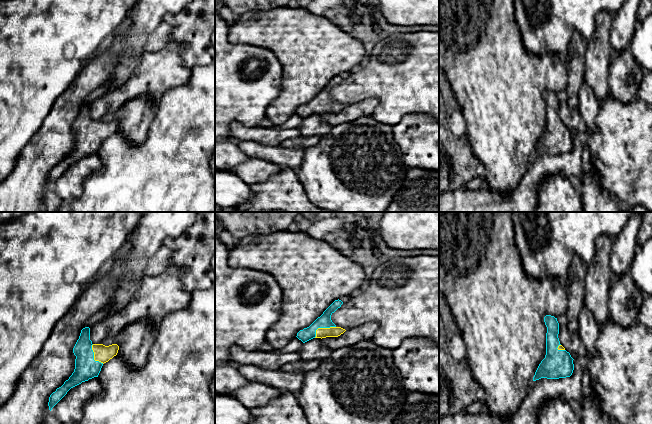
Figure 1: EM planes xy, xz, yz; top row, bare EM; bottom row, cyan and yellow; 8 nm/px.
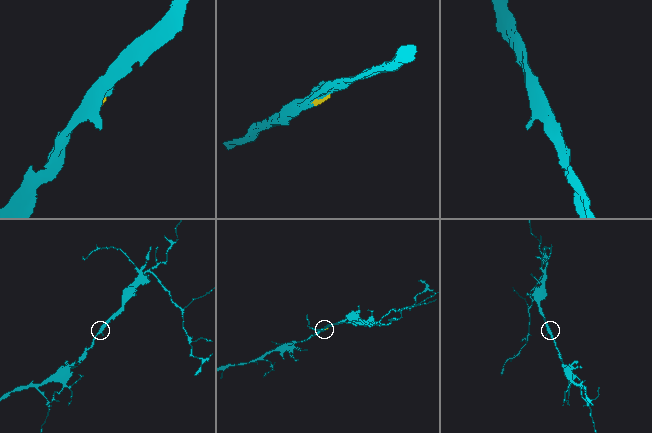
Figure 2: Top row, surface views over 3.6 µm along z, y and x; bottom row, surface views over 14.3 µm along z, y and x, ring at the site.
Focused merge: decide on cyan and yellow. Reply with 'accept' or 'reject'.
accept

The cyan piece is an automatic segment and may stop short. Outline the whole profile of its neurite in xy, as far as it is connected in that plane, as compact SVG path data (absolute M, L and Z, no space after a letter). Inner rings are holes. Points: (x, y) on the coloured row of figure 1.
M83 328L73 348L73 353L76 356L74 372L61 387L50 395L49 410L51 411L71 388L98 377L103 364L116 356L118 350L119 346L117 344L109 346L93 344L90 340L90 328Z

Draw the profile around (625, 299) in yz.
M630 273L612 277L608 296L608 311L614 322L628 328L638 320L645 295L635 285Z

